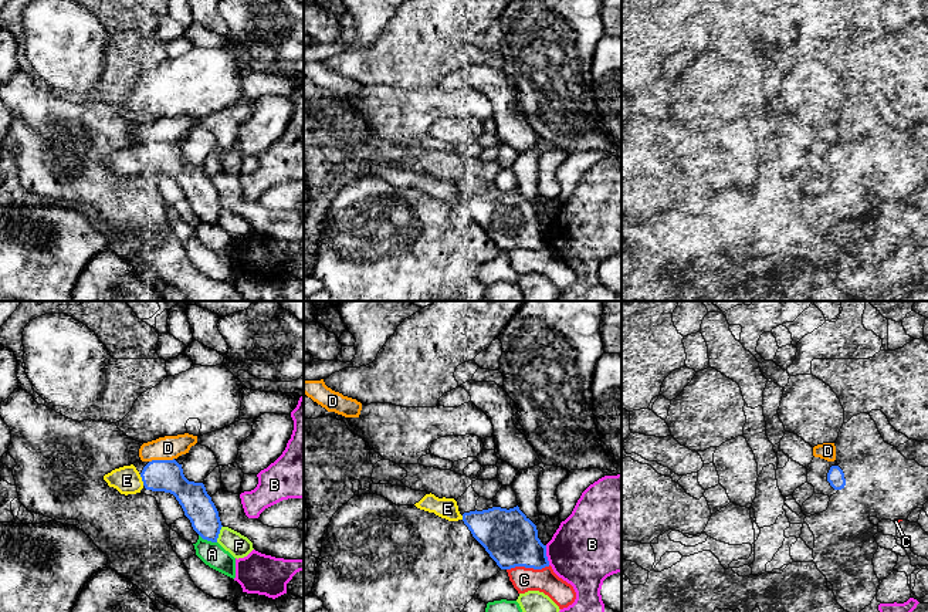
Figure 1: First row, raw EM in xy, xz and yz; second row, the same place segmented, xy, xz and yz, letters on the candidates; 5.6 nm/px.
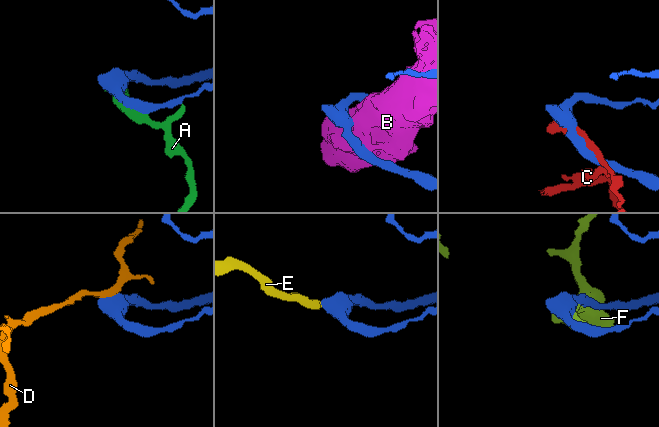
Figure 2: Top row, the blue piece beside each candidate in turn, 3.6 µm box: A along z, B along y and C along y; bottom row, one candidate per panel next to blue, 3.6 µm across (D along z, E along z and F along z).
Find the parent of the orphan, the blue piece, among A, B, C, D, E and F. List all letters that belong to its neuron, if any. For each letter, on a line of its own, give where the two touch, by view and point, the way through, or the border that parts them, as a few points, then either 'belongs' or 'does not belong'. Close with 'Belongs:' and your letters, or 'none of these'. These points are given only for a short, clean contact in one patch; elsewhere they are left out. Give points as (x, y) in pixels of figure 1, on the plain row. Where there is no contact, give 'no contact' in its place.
A: contact xy (207, 222); does not belong
B: contact xz (545, 237); does not belong
C: contact xz (528, 249); does not belong
D: contact xy (161, 142); border xy (173, 139), (149, 144); does not belong
E: contact xy (142, 162); belongs
F: contact xy (217, 216); does not belong
Belongs: E

